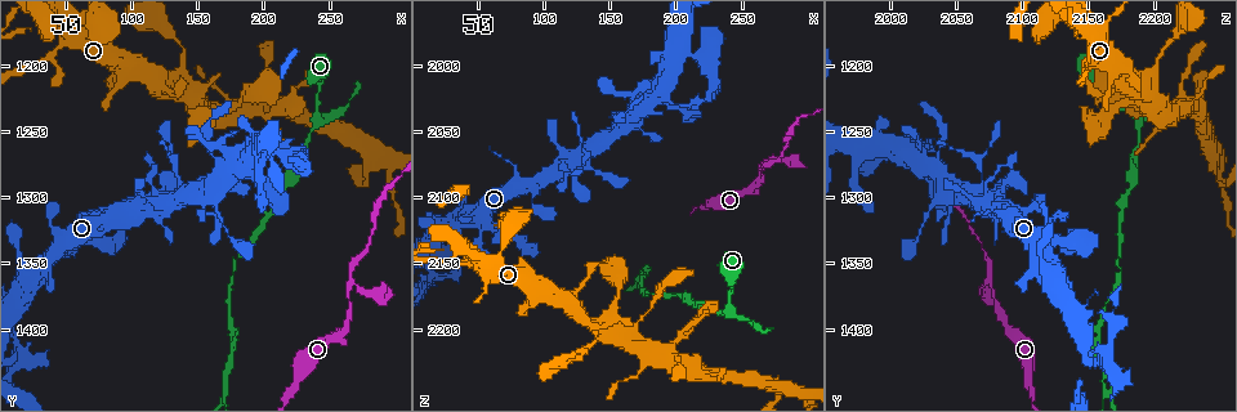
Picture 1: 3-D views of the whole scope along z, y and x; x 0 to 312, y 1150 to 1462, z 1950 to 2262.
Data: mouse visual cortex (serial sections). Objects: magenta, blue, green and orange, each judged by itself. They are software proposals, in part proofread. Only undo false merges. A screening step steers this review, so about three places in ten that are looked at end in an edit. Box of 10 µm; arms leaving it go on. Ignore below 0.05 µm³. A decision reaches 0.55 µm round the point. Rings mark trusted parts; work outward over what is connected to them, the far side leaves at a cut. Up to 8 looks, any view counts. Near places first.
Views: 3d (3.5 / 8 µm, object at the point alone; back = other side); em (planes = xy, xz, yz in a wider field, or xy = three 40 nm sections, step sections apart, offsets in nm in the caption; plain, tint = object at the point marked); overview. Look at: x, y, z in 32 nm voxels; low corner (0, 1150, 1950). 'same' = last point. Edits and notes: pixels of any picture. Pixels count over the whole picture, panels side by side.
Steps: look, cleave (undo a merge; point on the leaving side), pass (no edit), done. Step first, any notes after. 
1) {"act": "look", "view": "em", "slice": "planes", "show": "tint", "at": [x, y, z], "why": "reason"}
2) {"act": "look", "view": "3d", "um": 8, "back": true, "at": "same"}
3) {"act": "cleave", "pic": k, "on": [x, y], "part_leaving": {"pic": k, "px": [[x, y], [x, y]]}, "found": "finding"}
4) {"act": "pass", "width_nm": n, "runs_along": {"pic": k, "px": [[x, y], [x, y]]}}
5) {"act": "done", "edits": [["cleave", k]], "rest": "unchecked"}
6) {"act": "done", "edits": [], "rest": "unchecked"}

{"act": "look", "view": "3d", "um": 3.5, "back": true, "at": [266, 1362, 2076], "why": "sharp bend"}

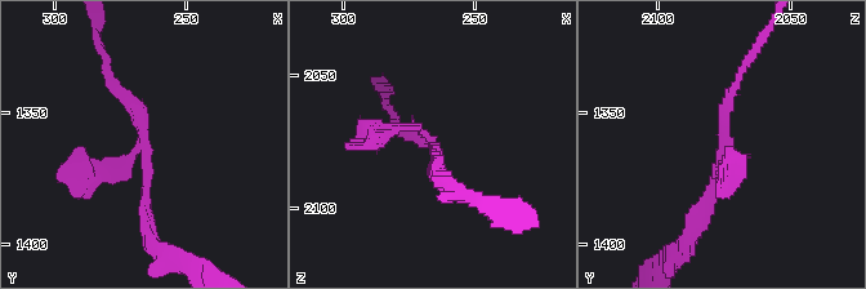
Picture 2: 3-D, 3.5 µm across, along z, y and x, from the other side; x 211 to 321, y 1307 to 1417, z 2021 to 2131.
{"act": "look", "view": "em", "slice": "xy", "step": 3, "show": "tint", "at": [266, 1363, 2075]}

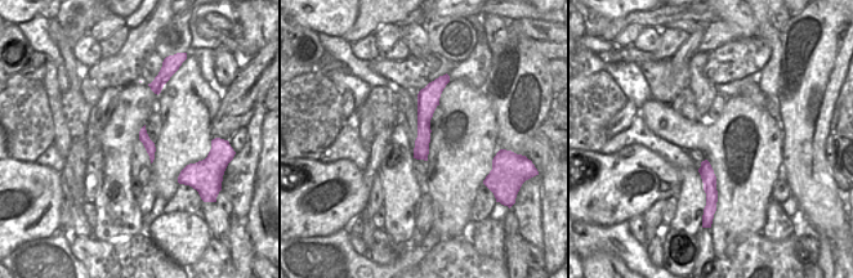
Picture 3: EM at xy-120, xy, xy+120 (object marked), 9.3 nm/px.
{"act": "look", "view": "em", "slice": "xy", "step": 2, "show": "tint", "at": "same"}

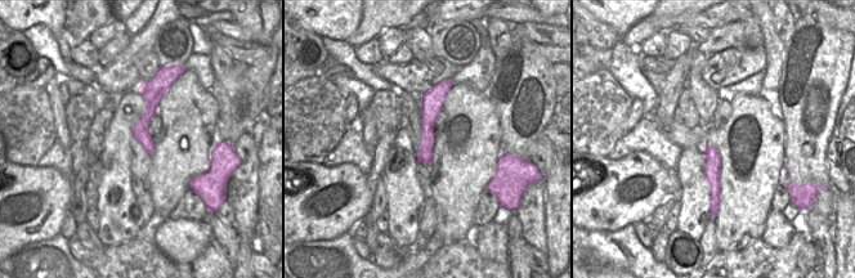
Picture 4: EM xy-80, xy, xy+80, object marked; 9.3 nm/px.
{"act": "cleave", "pic": 2, "on": [98, 165], "part_leaving": {"pic": 2, "px": [[135, 149], [124, 168], [56, 173]]}, "found": "two cells meet here"}

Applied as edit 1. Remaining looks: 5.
{"act": "look", "view": "overview", "why": "redraw"}

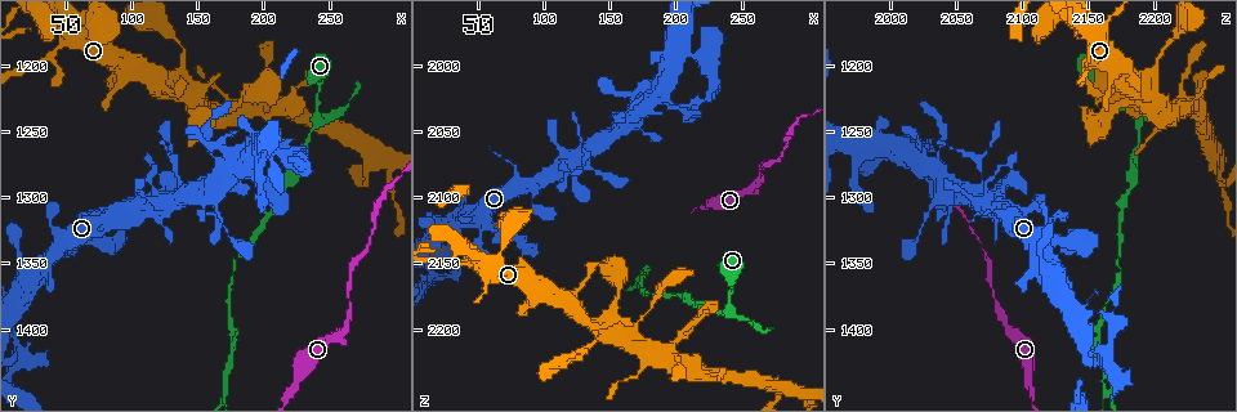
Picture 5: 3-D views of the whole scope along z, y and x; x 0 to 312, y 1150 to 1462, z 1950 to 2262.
{"act": "look", "view": "3d", "um": 3.5, "back": true, "at": [172, 1434, 2162], "why": "arms part here"}

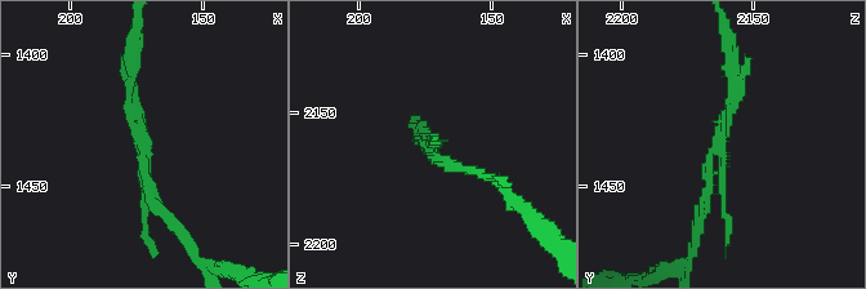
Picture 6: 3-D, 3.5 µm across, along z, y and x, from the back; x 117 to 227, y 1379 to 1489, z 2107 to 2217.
{"act": "look", "view": "em", "slice": "xy", "step": 3, "show": "tint", "at": [172, 1435, 2163], "arms": 3, "arm_widths_nm": [100, 150, 150], "why": "now the EM"}

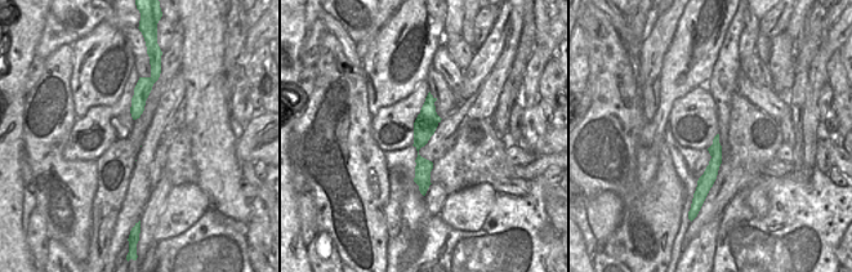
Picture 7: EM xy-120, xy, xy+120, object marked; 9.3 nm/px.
{"act": "cleave", "pic": 6, "on": [161, 210], "border": {"pic": 7, "px": [[150, 77], [152, 85]]}, "found": "a second cell is stuck on"}

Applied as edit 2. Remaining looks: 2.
{"act": "done", "edits": [["cleave", 2], ["cleave", 6]], "rest": "unchecked"}

